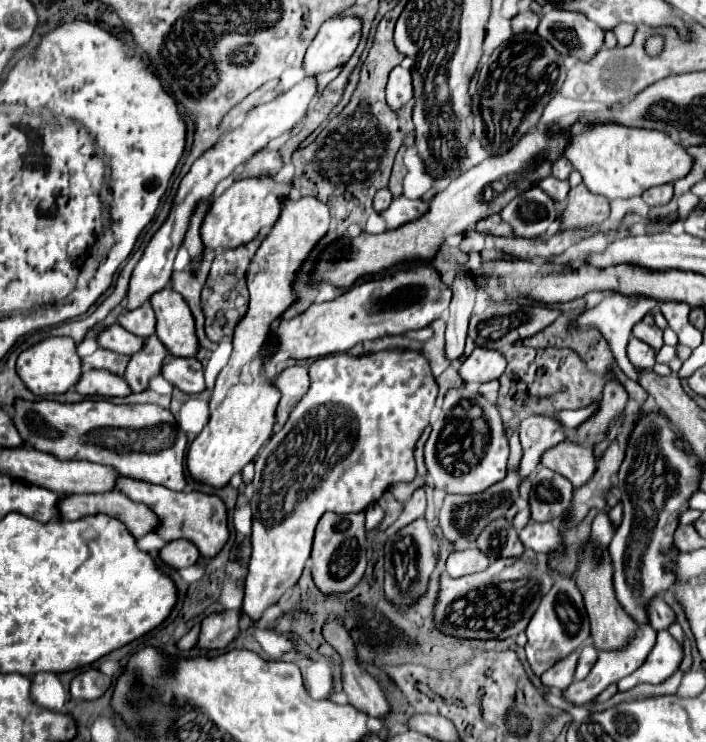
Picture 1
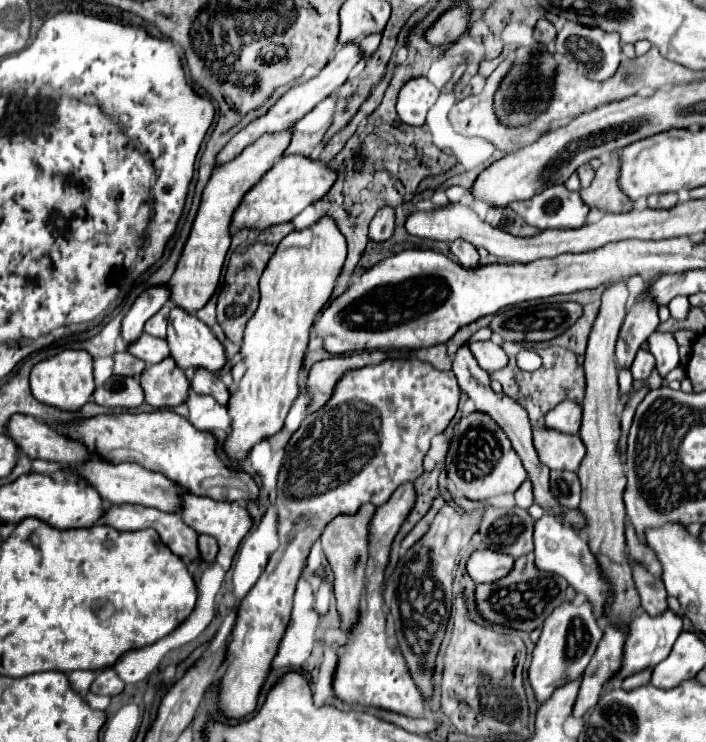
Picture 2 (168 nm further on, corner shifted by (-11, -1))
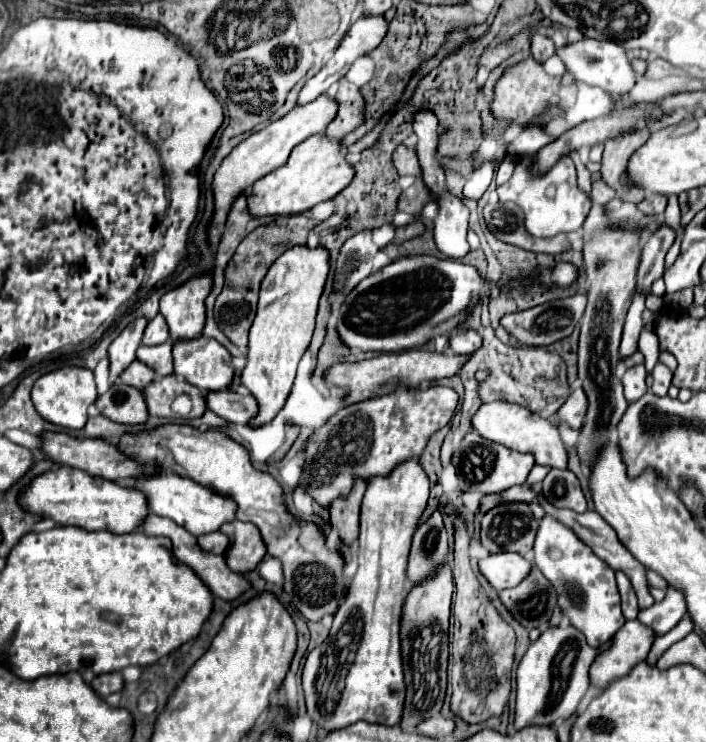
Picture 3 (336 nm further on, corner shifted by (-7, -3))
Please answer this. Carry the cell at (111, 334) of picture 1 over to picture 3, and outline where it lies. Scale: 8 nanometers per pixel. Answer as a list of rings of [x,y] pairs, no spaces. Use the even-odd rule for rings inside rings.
[[[171,342],[159,346],[141,346],[137,350],[137,360],[145,362],[157,376],[167,376],[173,372],[173,356]]]

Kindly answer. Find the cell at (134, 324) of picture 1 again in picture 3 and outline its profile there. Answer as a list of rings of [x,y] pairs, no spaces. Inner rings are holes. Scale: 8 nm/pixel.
[[[157,314],[155,318],[149,320],[145,334],[143,334],[143,344],[147,346],[155,346],[155,344],[163,344],[169,340],[171,334],[167,334],[167,322],[163,318],[163,314]]]

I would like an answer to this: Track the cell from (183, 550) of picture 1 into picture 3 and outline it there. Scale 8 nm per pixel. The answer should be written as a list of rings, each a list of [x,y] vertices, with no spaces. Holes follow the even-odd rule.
[[[211,532],[211,534],[203,534],[197,538],[199,546],[211,554],[223,554],[229,546],[229,540],[225,538],[225,534],[221,532]]]

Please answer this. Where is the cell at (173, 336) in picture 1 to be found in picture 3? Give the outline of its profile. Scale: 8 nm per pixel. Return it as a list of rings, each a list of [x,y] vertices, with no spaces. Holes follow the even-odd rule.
[[[193,338],[191,342],[175,342],[173,344],[173,372],[187,380],[189,384],[207,390],[225,390],[231,384],[233,378],[233,366],[231,366],[231,354],[213,338]]]

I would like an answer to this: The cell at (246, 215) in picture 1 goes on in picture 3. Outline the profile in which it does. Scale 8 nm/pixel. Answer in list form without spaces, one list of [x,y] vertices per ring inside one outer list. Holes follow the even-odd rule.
[[[323,134],[311,136],[307,142],[295,146],[289,160],[281,168],[273,170],[251,186],[251,192],[247,194],[249,214],[257,218],[301,214],[315,204],[331,200],[335,194],[339,194],[351,182],[353,174],[355,172],[351,164],[347,164],[341,154],[339,140],[327,140]]]

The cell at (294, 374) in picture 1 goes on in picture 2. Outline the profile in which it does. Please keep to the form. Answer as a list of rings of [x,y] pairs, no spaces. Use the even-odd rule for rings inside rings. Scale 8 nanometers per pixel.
[[[371,350],[371,352],[361,352],[361,354],[351,354],[351,356],[333,356],[329,360],[321,360],[313,364],[309,378],[307,378],[307,388],[311,396],[311,406],[309,412],[321,410],[329,398],[333,396],[333,390],[337,382],[343,378],[343,374],[371,366],[371,364],[381,364],[389,360],[391,356],[383,350]]]

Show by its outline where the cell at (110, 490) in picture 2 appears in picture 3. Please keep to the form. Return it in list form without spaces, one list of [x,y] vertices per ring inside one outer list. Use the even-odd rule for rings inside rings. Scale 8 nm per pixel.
[[[177,474],[137,476],[137,478],[133,478],[133,484],[129,488],[143,492],[143,496],[147,498],[147,506],[153,514],[175,520],[179,526],[183,526],[193,536],[215,532],[221,524],[235,518],[235,502],[233,500],[219,496],[213,490],[207,490],[201,484],[193,482],[191,478],[183,478]]]

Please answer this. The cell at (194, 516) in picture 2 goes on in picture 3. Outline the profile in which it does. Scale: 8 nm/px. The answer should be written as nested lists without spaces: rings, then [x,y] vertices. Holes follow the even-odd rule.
[[[227,522],[219,528],[229,538],[229,548],[225,552],[225,562],[233,572],[251,572],[259,560],[265,556],[267,548],[261,540],[259,528],[249,522]]]

